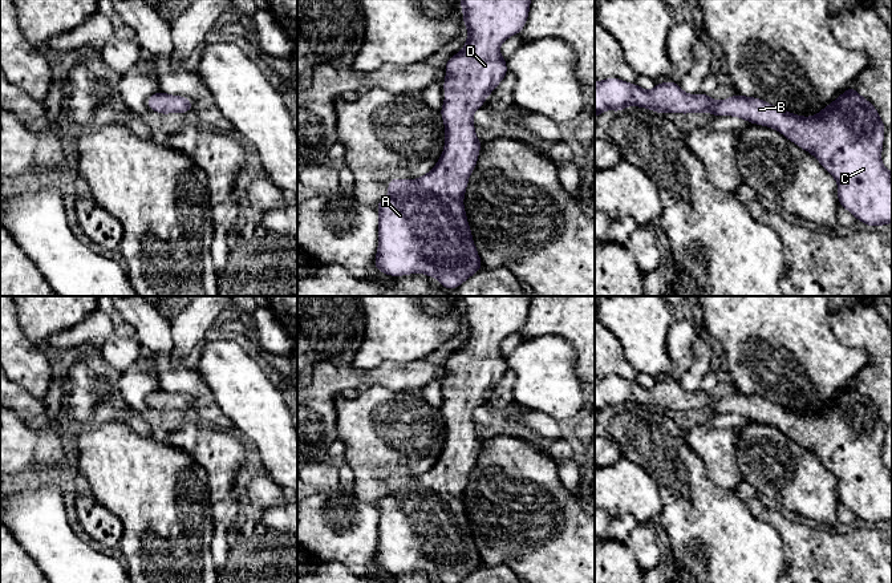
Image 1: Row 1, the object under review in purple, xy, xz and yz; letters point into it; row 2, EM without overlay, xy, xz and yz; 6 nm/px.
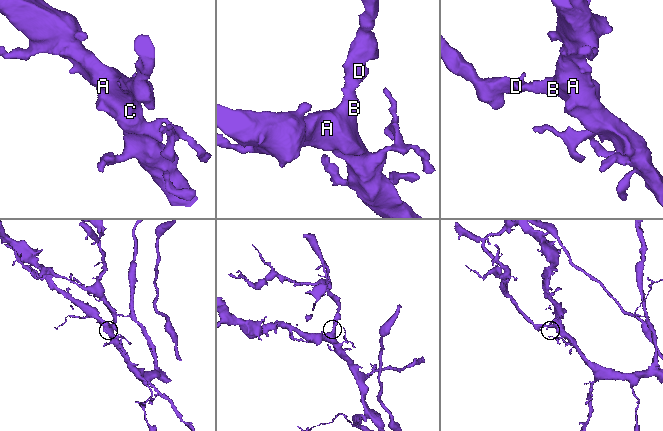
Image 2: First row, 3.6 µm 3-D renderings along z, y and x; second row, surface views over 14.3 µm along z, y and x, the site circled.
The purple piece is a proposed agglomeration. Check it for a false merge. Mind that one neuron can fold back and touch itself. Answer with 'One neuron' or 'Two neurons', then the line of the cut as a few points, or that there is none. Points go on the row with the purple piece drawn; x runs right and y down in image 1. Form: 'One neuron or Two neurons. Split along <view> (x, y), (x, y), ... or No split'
One neuron. No split

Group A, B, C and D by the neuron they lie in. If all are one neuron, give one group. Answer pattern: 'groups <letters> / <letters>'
groups A B C D

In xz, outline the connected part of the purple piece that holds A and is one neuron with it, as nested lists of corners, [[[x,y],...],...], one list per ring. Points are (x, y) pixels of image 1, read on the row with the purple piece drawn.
[[[461,0],[469,35],[462,50],[445,65],[445,104],[439,110],[446,130],[443,153],[423,177],[388,182],[389,195],[377,202],[380,223],[374,267],[378,271],[389,276],[422,272],[437,278],[443,288],[454,290],[483,268],[463,207],[469,177],[482,146],[475,135],[473,113],[508,73],[499,45],[524,28],[530,4],[531,0]]]

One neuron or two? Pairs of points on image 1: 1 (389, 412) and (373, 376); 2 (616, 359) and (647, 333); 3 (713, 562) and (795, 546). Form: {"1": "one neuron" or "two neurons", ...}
{"1": "two neurons", "2": "two neurons", "3": "two neurons"}

